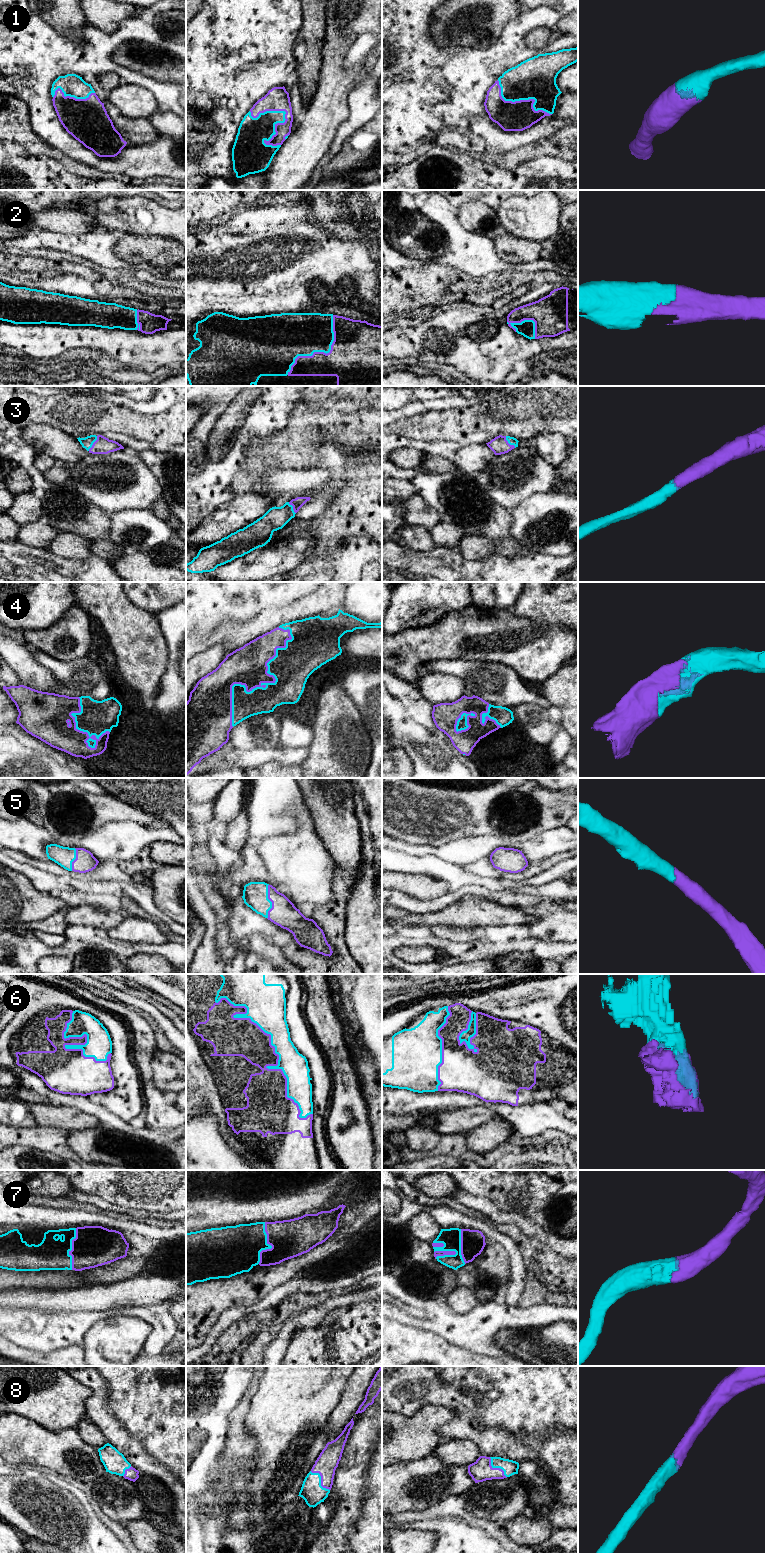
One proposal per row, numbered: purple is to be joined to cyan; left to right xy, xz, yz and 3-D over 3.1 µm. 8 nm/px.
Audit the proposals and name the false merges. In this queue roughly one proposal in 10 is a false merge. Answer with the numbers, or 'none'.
none

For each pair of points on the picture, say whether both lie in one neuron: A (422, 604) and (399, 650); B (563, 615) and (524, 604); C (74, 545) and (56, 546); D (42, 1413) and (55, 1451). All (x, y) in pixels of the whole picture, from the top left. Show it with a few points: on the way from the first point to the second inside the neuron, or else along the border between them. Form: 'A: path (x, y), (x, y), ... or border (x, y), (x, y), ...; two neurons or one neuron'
A: border (433, 623), (427, 626), (406, 628), (392, 634); two neurons
B: path (553, 605), (534, 604); one neuron
C: path (70, 545), (60, 546); one neuron
D: border (26, 1418), (52, 1431), (70, 1428); two neurons

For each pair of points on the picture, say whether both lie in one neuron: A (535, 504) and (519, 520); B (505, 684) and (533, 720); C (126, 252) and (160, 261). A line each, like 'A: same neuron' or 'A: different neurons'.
A: same neuron
B: different neurons
C: same neuron

